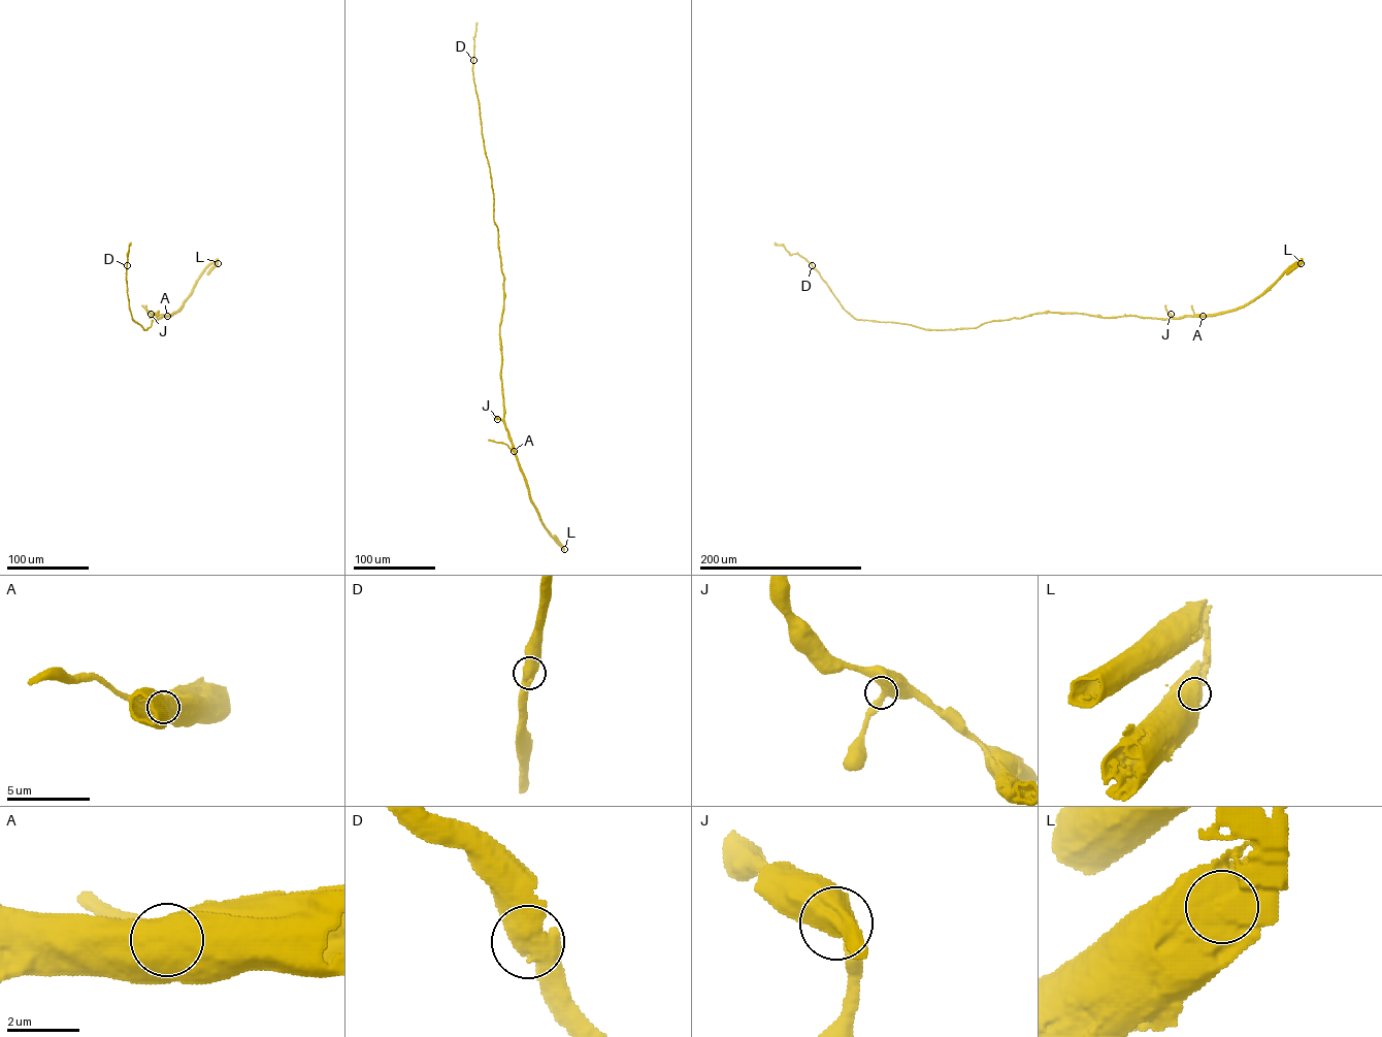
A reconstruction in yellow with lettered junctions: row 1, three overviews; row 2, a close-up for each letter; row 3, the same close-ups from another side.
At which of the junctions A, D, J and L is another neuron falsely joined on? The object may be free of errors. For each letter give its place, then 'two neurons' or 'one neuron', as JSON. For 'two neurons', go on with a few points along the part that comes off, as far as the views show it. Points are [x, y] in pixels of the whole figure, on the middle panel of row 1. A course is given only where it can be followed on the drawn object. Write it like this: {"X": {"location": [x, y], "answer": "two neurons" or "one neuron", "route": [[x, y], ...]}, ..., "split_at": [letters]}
{"A": {"location": [514, 451], "answer": "one neuron"}, "D": {"location": [473, 60], "answer": "one neuron"}, "J": {"location": [497, 419], "answer": "one neuron"}, "L": {"location": [564, 549], "answer": "two neurons", "route": [[563, 549], [554, 535]]}, "split_at": ["L"]}

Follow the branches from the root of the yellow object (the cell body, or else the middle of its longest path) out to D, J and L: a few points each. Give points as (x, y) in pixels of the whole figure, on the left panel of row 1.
D: (178, 310), (158, 319), (154, 313), (158, 313), (146, 329), (135, 322), (129, 305), (127, 265)
J: (178, 310), (159, 318), (151, 314)
L: (178, 310), (204, 270), (218, 260), (217, 263)

